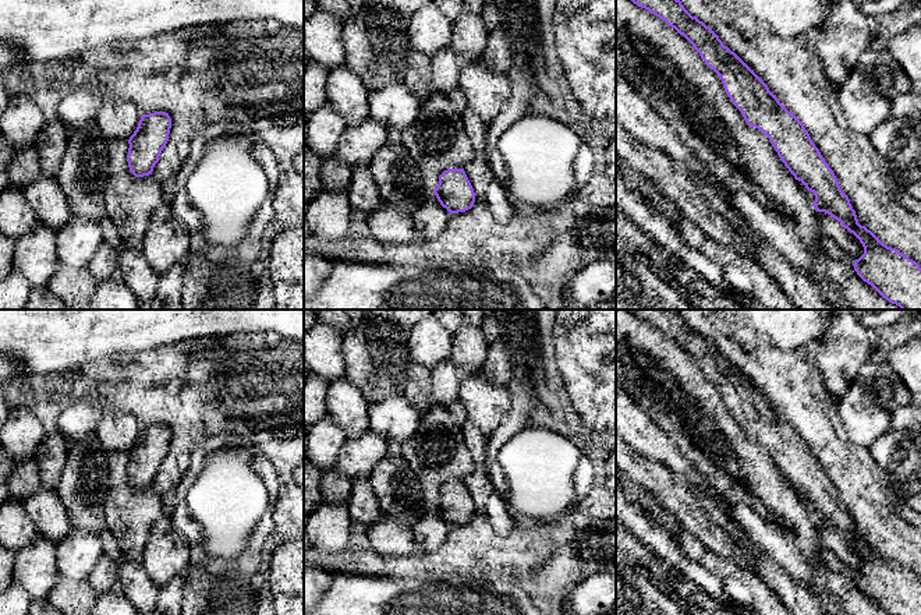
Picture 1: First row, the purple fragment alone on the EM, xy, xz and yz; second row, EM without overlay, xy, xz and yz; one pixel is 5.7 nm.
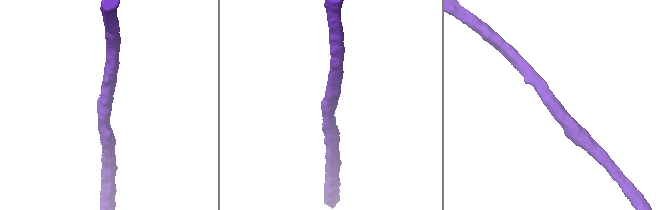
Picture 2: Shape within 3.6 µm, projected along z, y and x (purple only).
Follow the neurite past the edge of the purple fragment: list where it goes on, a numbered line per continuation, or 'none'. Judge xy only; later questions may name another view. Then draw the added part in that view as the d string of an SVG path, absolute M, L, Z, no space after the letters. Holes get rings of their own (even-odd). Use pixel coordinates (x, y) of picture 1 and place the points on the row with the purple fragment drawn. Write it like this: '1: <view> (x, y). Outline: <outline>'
none

